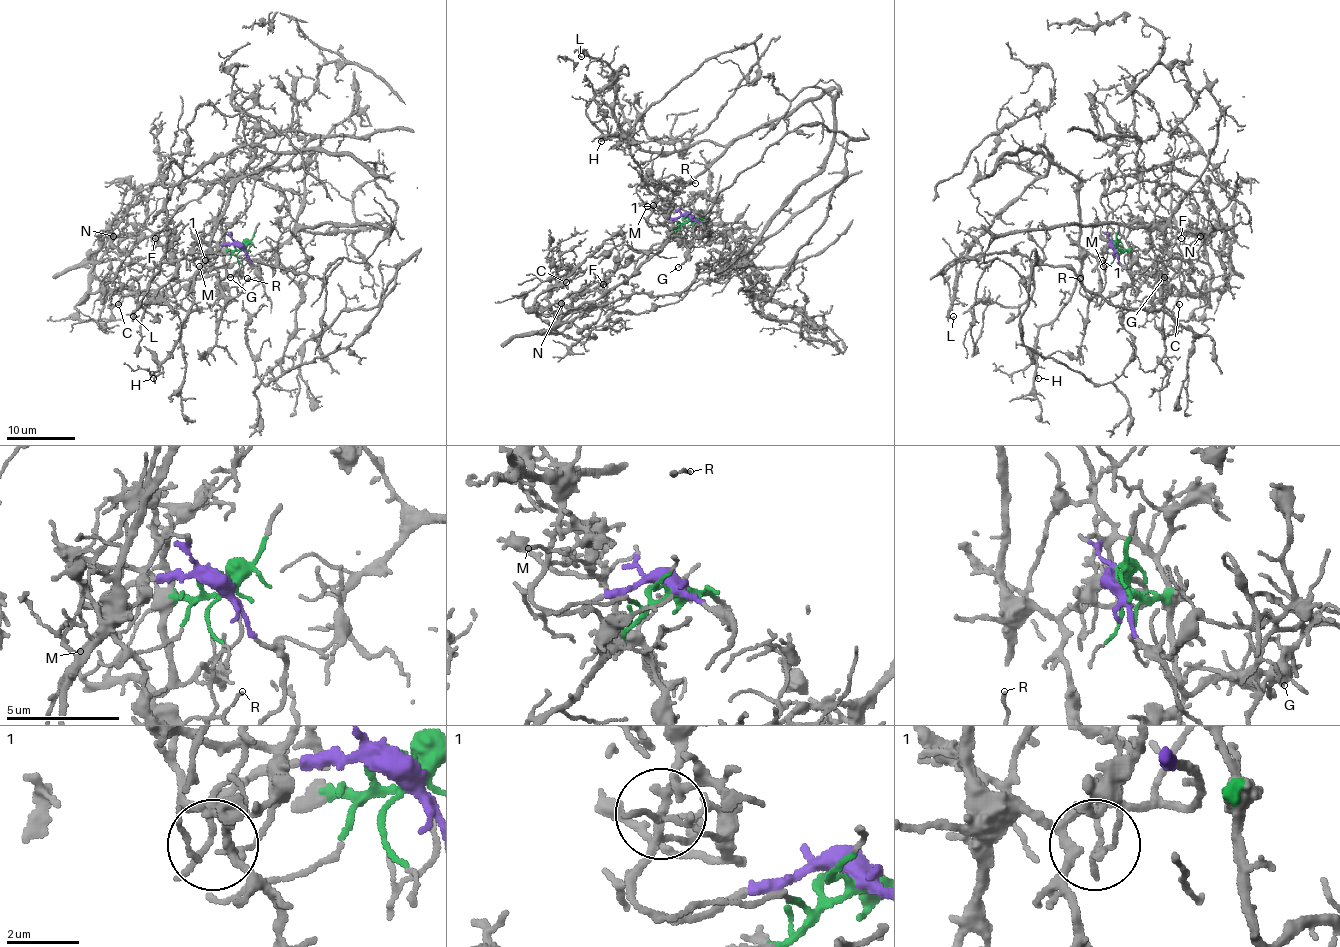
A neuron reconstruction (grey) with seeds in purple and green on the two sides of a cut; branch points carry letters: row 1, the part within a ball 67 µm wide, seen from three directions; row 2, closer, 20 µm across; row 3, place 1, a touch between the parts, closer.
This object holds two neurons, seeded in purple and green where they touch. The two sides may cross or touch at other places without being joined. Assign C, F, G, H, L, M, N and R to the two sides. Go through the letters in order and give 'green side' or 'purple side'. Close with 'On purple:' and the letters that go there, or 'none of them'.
C: green side
F: green side
G: green side
H: purple side
L: purple side
M: purple side
N: green side
R: purple side
On purple: H, L, M, R

